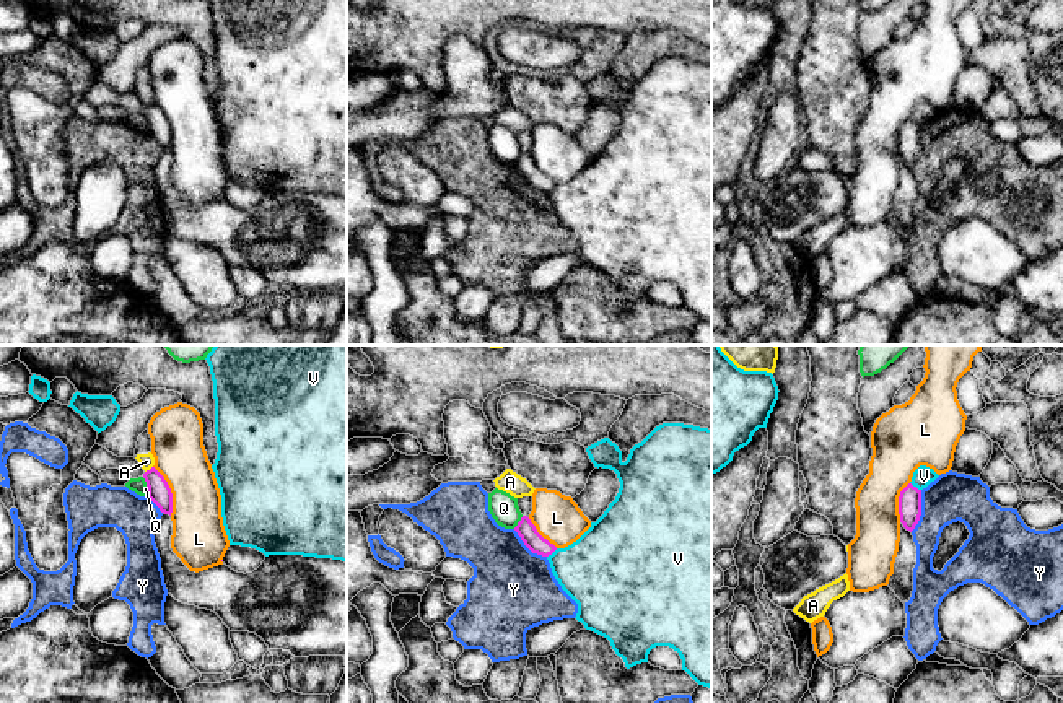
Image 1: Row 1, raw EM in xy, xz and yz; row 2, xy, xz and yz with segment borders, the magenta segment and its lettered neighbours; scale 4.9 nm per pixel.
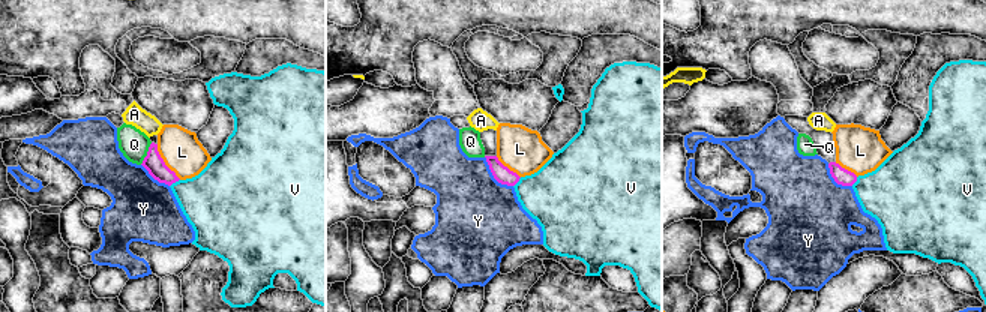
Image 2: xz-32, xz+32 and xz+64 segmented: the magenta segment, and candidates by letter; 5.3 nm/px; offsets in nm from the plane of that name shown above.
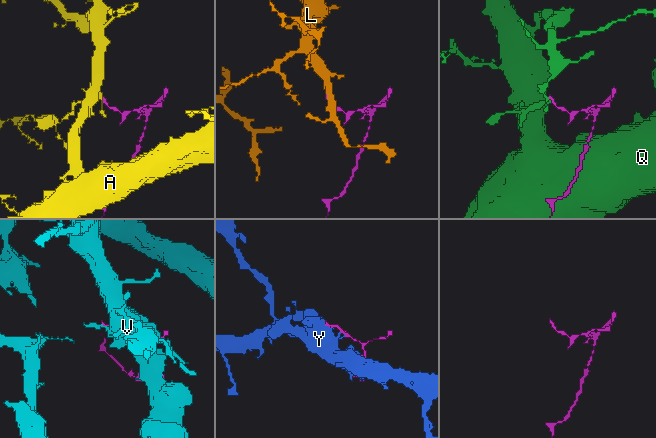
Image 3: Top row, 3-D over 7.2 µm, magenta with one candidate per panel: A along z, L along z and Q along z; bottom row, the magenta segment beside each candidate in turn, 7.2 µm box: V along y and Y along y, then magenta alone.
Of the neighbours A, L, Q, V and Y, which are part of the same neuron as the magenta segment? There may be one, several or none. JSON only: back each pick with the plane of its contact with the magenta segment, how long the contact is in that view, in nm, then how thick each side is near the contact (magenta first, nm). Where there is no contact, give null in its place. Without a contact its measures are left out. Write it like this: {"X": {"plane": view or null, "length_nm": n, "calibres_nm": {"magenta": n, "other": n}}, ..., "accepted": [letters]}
{"accepted": []}

